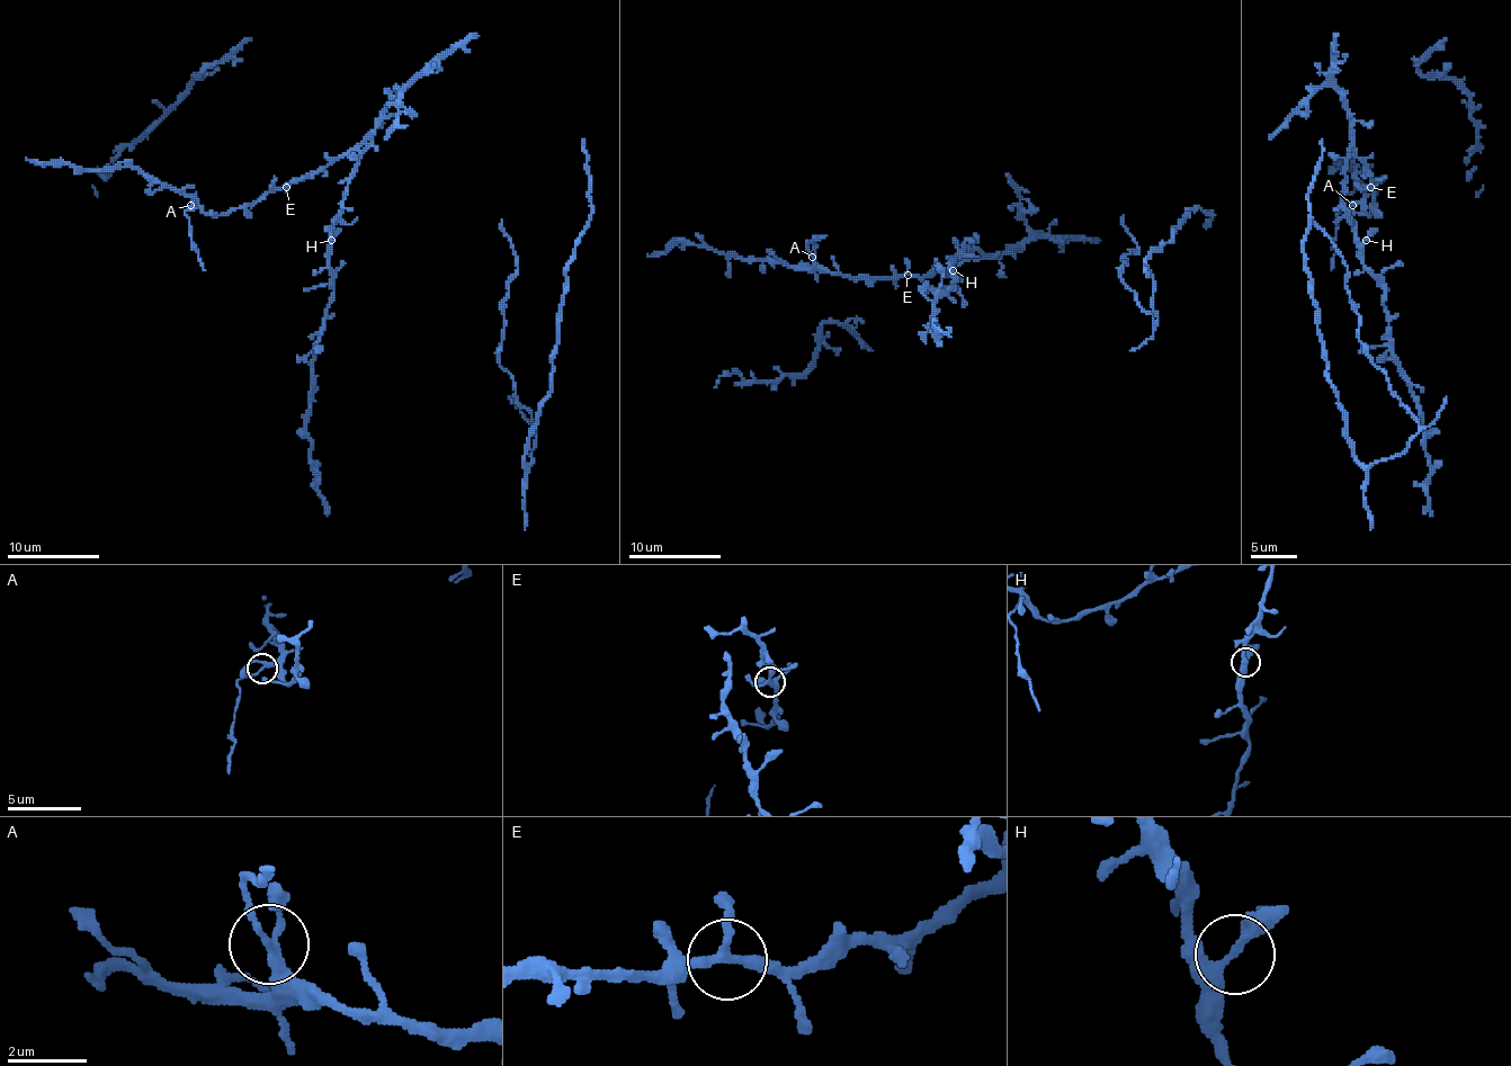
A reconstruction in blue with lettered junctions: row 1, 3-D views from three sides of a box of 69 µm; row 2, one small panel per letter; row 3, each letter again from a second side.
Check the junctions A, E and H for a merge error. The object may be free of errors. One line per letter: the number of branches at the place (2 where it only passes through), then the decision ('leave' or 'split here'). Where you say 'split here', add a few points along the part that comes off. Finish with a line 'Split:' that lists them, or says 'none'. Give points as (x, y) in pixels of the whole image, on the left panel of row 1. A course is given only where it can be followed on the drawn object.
A: 3 | split here | (191, 206), (187, 215), (194, 249), (205, 270)
E: 3 | leave
H: 3 | leave
Split: A

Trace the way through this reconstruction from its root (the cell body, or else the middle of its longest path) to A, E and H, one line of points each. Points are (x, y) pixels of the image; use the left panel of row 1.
A: (417, 116), (401, 102), (408, 87), (359, 144), (324, 167), (218, 215), (191, 206)
E: (417, 116), (401, 102), (408, 87), (359, 144), (286, 187)
H: (417, 116), (401, 102), (408, 87), (386, 109), (373, 144), (359, 160), (331, 229), (331, 240)

